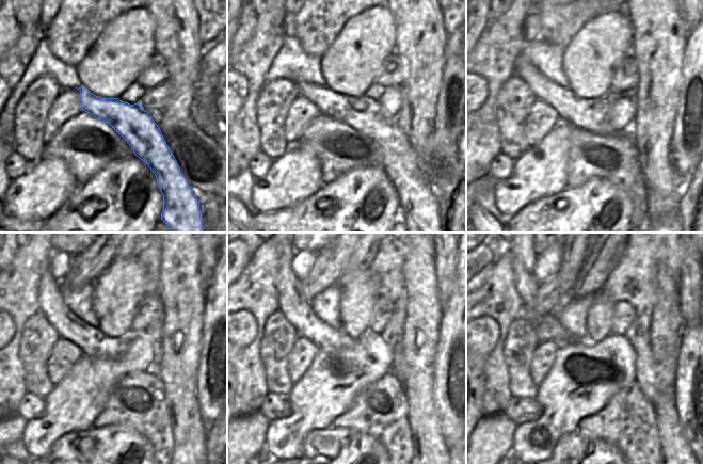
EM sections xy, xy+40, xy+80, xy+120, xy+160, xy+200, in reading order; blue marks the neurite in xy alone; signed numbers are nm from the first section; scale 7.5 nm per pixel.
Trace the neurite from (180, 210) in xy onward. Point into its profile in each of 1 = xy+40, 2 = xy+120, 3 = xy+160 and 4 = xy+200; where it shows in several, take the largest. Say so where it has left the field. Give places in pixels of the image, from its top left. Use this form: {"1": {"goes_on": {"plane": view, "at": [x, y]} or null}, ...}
{"1": {"goes_on": {"plane": "xy+40", "at": [418, 209]}}, "2": {"goes_on": {"plane": "xy+120", "at": [92, 342]}}, "3": {"goes_on": {"plane": "xy+160", "at": [292, 304]}}, "4": {"goes_on": {"plane": "xy+200", "at": [523, 255]}}}

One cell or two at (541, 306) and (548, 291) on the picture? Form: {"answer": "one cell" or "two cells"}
{"answer": "one cell"}

